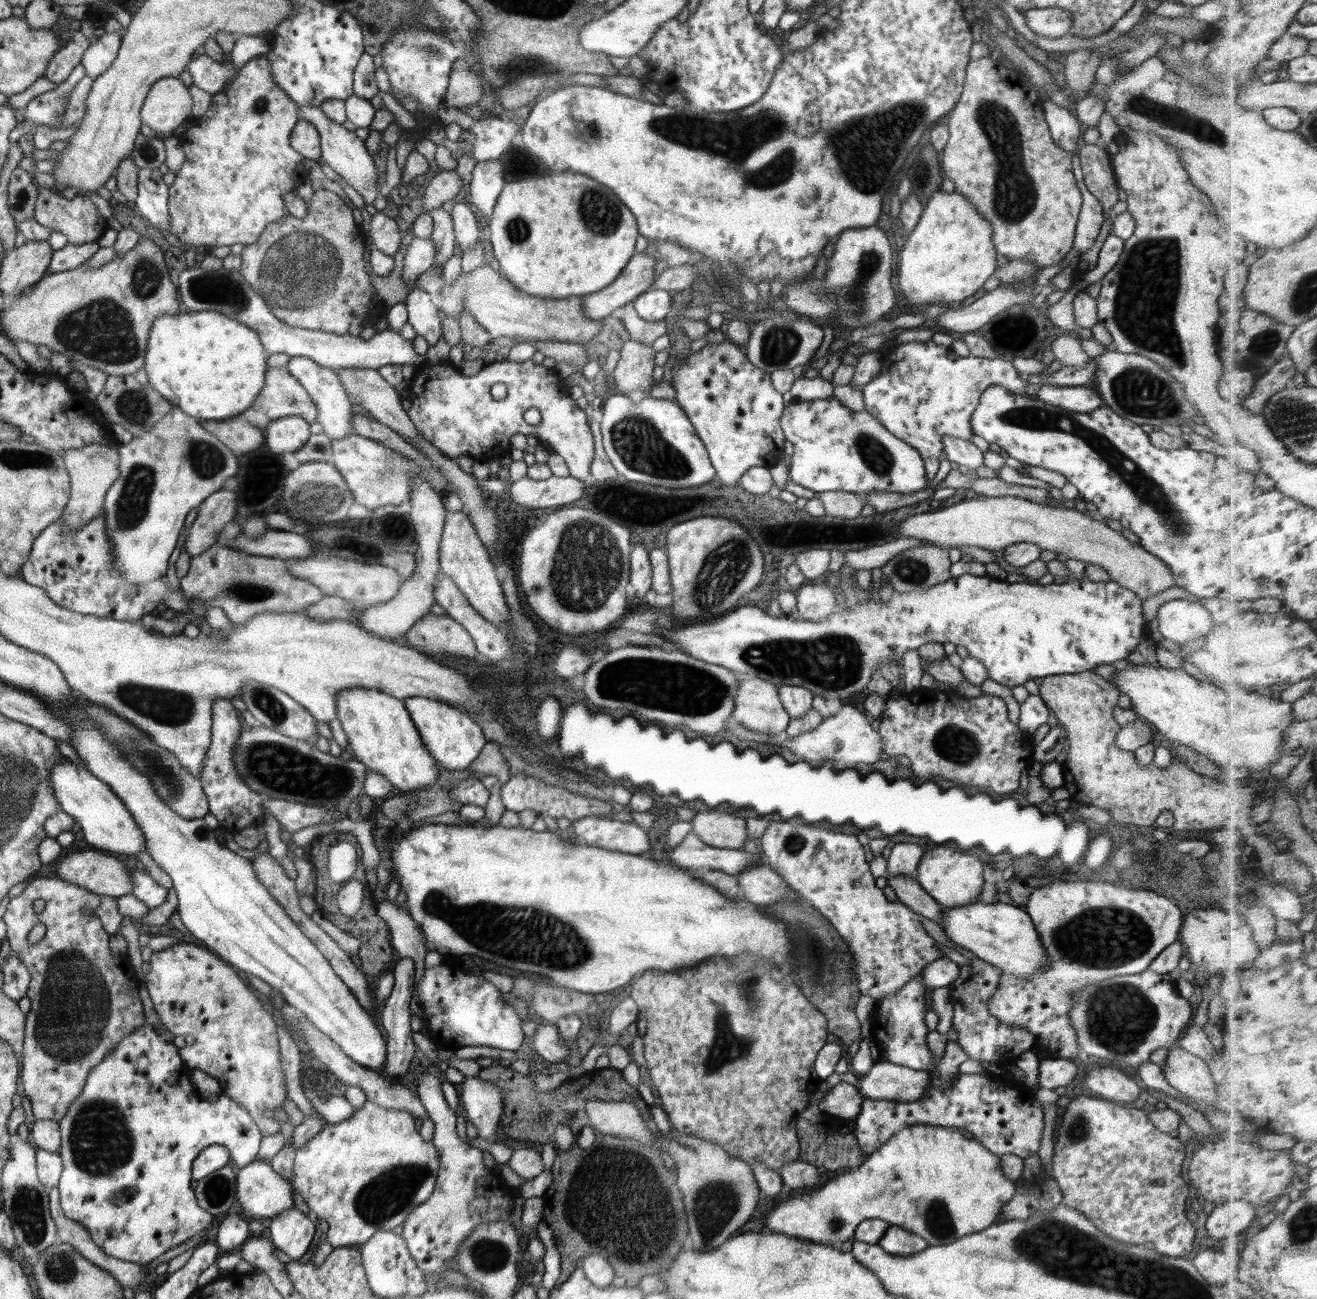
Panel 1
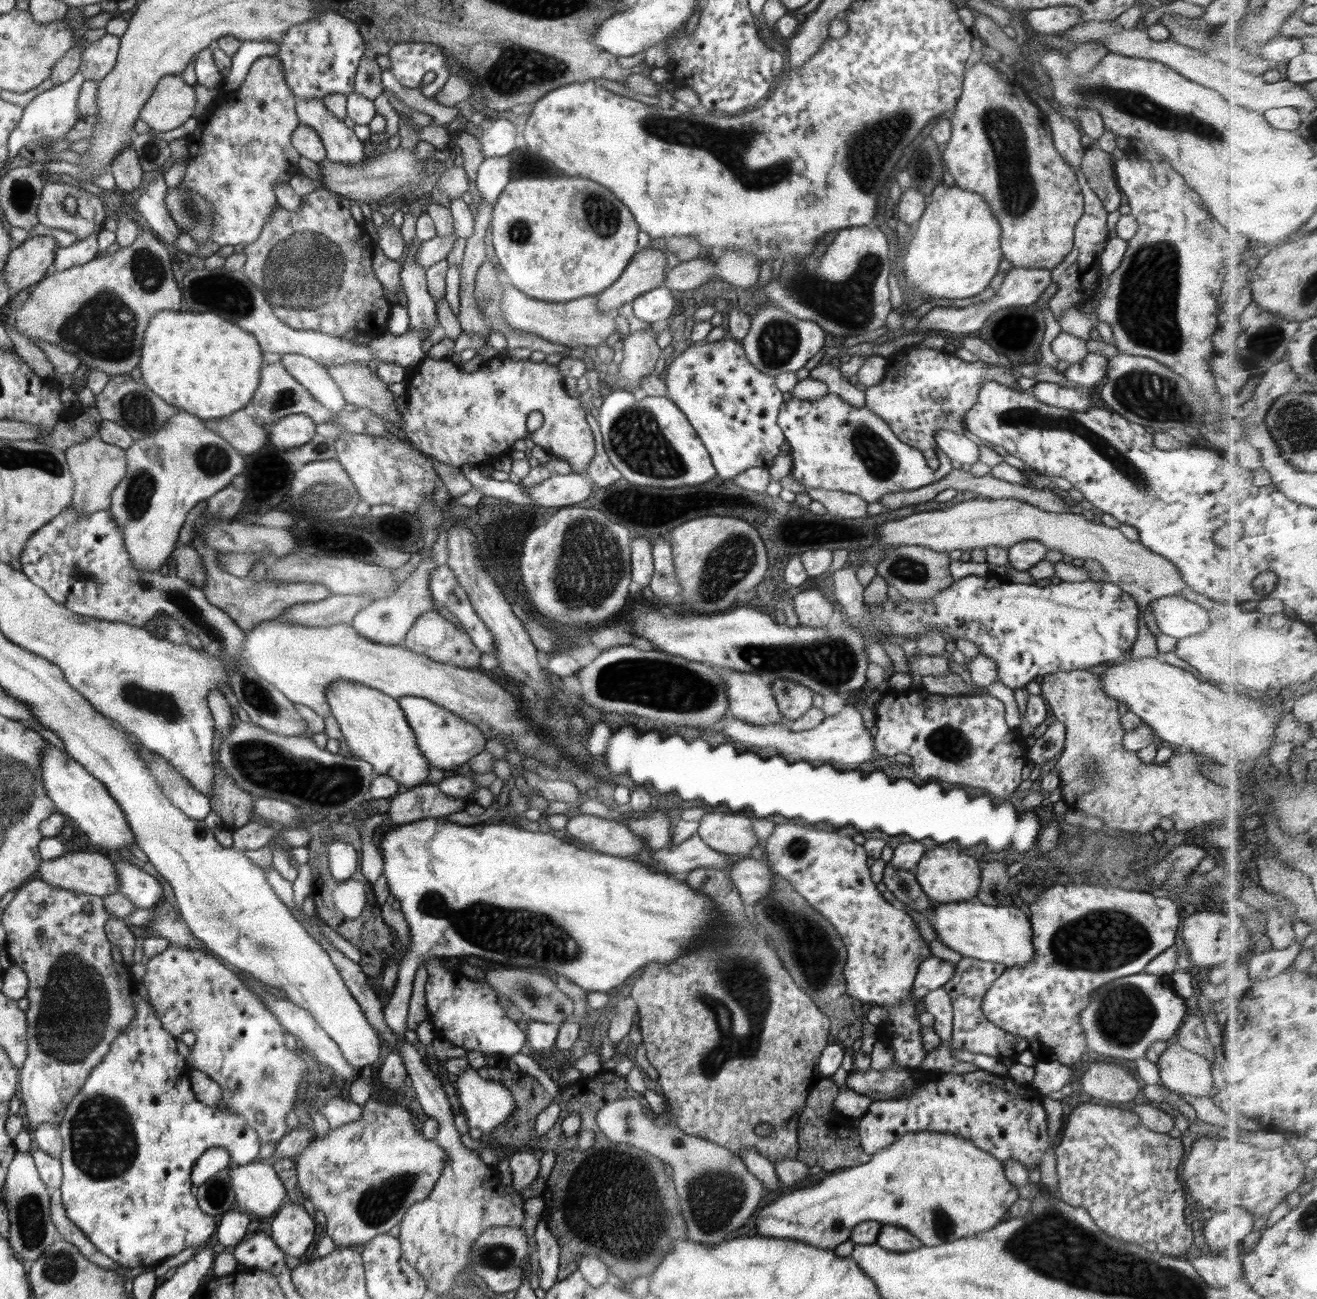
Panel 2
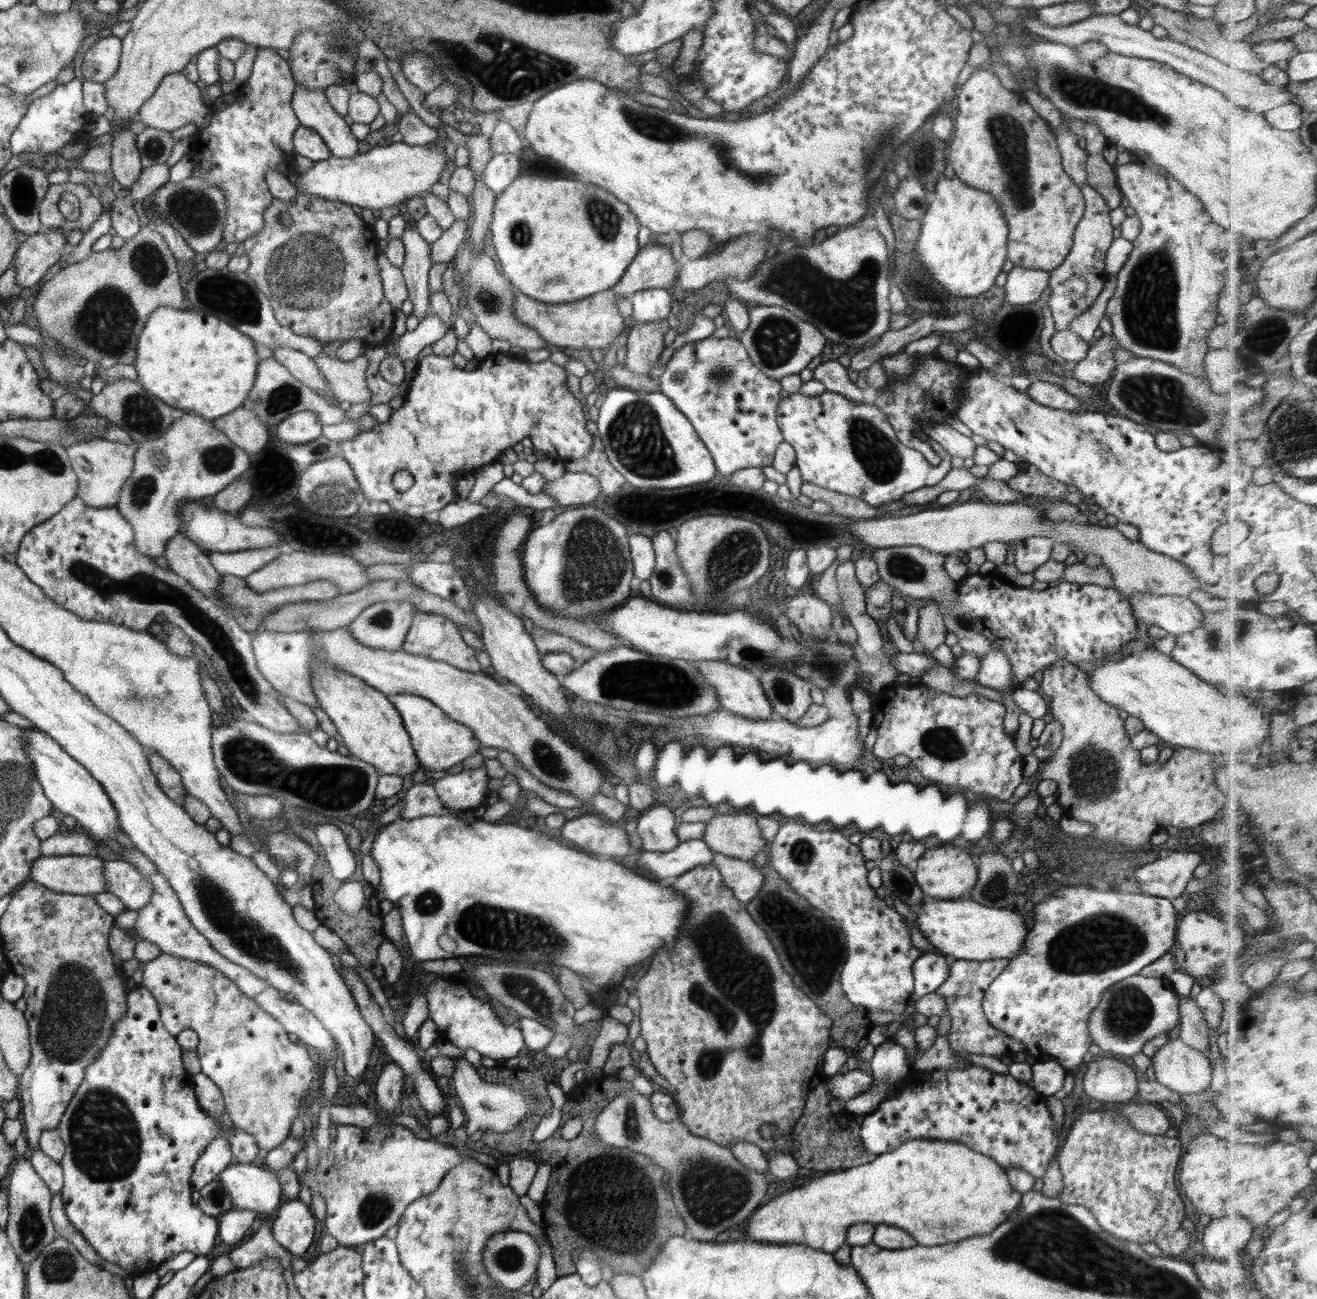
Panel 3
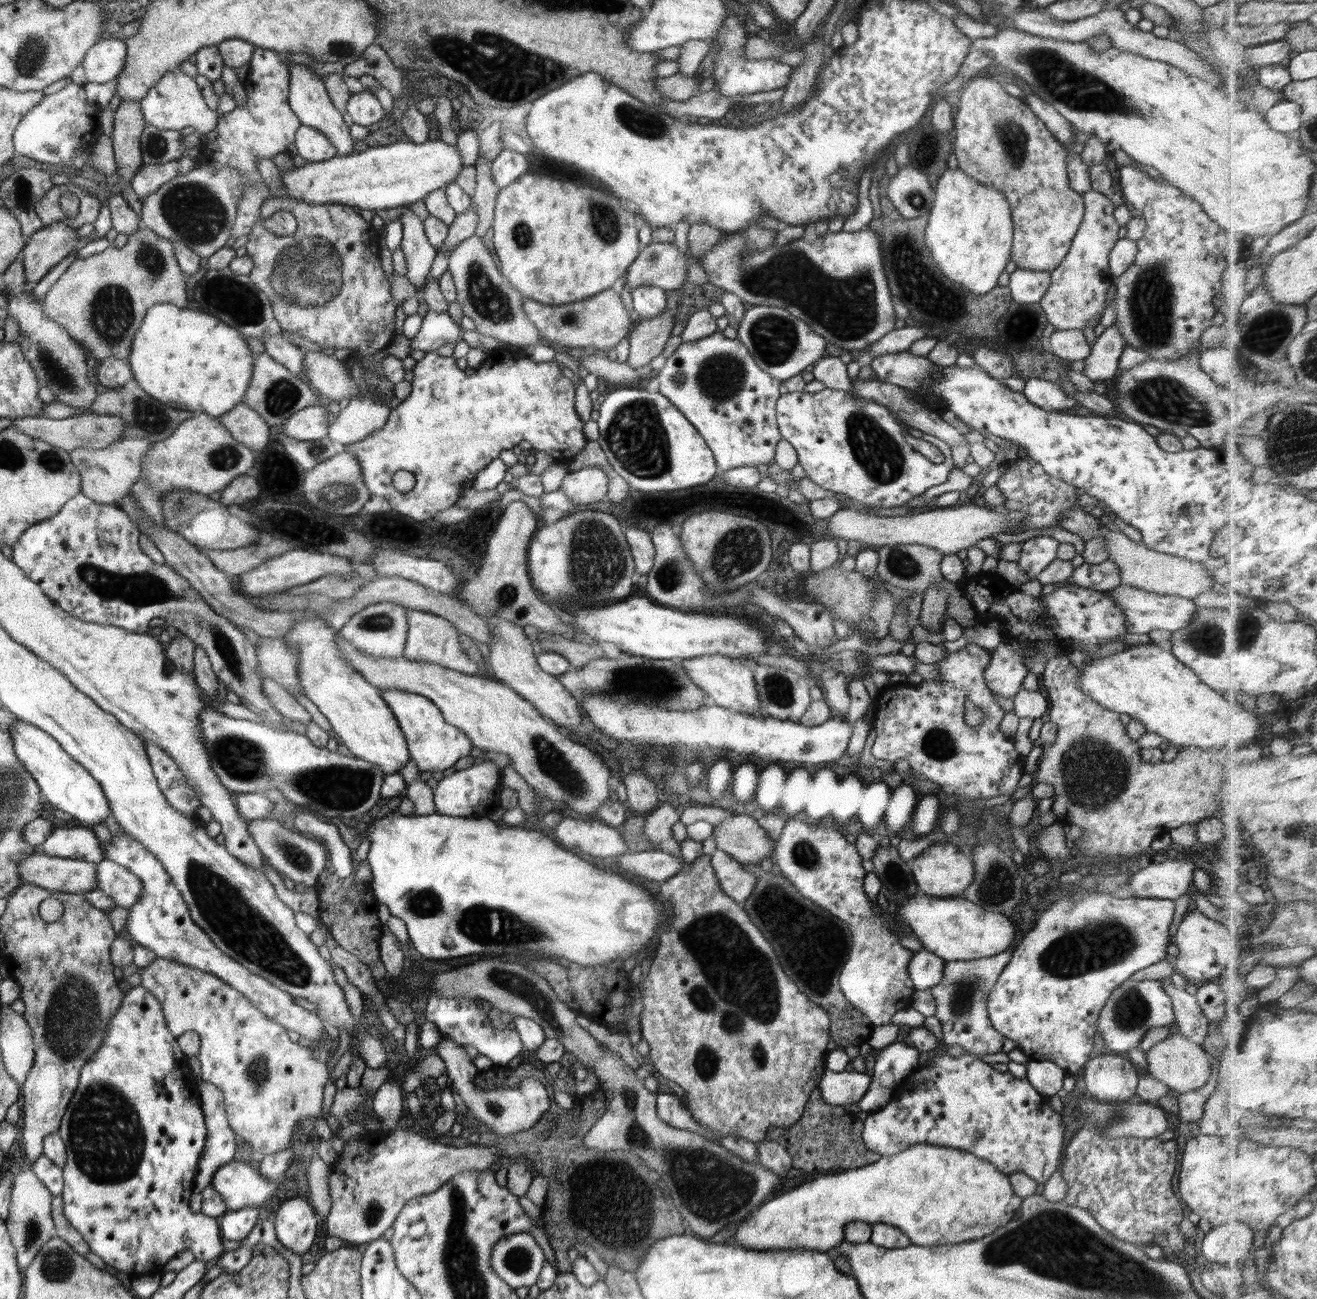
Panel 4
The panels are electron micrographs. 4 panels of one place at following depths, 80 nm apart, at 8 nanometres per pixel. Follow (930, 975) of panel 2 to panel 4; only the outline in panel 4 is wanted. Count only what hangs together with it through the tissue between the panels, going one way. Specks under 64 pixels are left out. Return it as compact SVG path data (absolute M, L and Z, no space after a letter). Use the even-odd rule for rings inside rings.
M921 950L910 959L908 974L915 990L928 991L943 977L945 960L932 952Z

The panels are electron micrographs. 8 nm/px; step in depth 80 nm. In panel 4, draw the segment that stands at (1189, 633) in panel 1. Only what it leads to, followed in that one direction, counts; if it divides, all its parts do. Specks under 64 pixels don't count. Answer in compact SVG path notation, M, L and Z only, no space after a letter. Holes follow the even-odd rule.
M1118 585L1107 591L1116 605L1120 605L1124 617L1126 617L1126 628L1130 634L1149 634L1151 630L1162 629L1174 632L1188 626L1188 623L1196 616L1197 607L1195 602L1178 596L1166 596L1148 592L1133 586Z

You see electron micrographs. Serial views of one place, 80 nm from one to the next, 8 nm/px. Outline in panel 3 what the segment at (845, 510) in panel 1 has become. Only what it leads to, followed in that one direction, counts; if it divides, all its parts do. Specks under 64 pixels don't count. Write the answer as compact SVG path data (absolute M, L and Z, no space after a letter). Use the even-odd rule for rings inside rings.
M803 482L801 493L814 501L824 501L831 504L833 514L856 519L868 519L884 514L878 507L870 506L867 502L813 485L811 482Z

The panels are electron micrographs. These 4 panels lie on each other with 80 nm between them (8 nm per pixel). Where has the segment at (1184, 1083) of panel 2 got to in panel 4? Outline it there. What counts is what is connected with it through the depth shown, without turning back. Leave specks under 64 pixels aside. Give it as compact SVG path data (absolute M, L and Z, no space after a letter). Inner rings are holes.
M1170 1033L1162 1042L1157 1042L1146 1053L1146 1073L1157 1078L1166 1087L1178 1094L1202 1088L1214 1071L1213 1059L1205 1050L1182 1033Z

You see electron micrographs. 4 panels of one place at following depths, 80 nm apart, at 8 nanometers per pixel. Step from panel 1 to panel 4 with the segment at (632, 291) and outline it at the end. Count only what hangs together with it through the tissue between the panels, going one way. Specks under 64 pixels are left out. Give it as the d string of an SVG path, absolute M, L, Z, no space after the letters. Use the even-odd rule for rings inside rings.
M652 242L647 244L636 260L628 267L626 281L620 284L628 285L631 290L637 286L657 286L662 290L676 290L687 282L687 266L684 254L678 251L674 243Z

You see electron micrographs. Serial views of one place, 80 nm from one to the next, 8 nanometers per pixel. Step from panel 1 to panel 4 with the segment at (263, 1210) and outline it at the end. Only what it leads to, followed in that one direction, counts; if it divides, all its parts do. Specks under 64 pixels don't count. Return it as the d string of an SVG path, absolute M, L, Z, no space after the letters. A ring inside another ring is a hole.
M232 1160L215 1170L210 1185L221 1194L227 1208L235 1211L244 1207L260 1208L262 1204L270 1207L279 1182L264 1178L244 1160Z

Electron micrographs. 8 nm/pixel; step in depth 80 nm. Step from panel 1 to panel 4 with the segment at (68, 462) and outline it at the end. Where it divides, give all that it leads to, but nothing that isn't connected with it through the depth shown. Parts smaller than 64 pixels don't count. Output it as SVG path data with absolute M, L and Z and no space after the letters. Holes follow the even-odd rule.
M121 438L106 448L75 448L69 453L80 474L81 492L99 503L114 503L129 494L129 489L142 477L140 465L151 442L143 438Z

